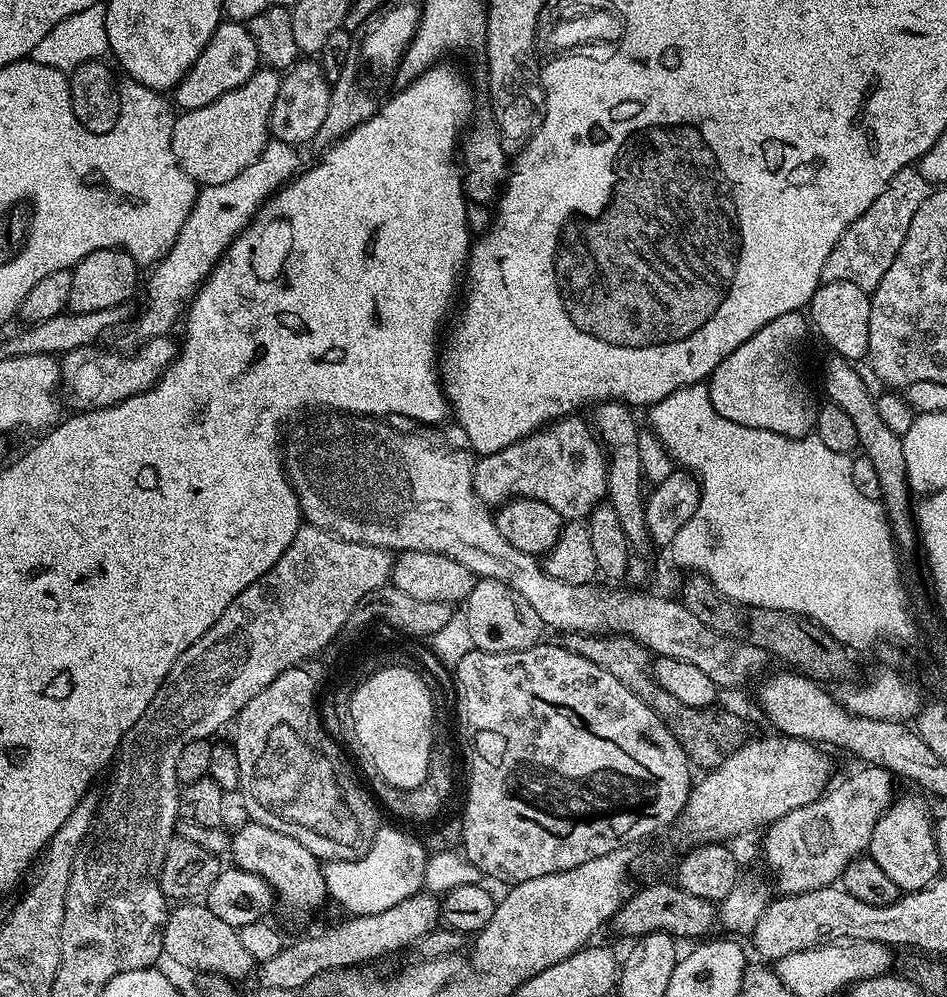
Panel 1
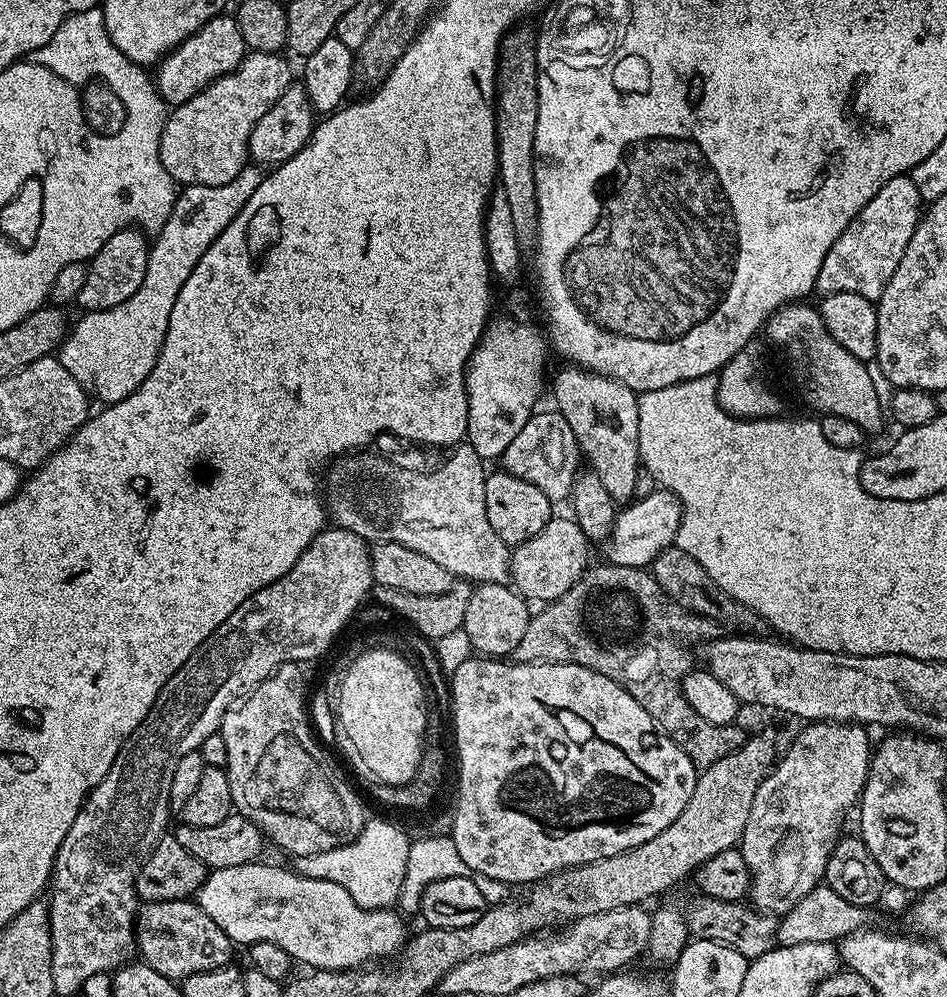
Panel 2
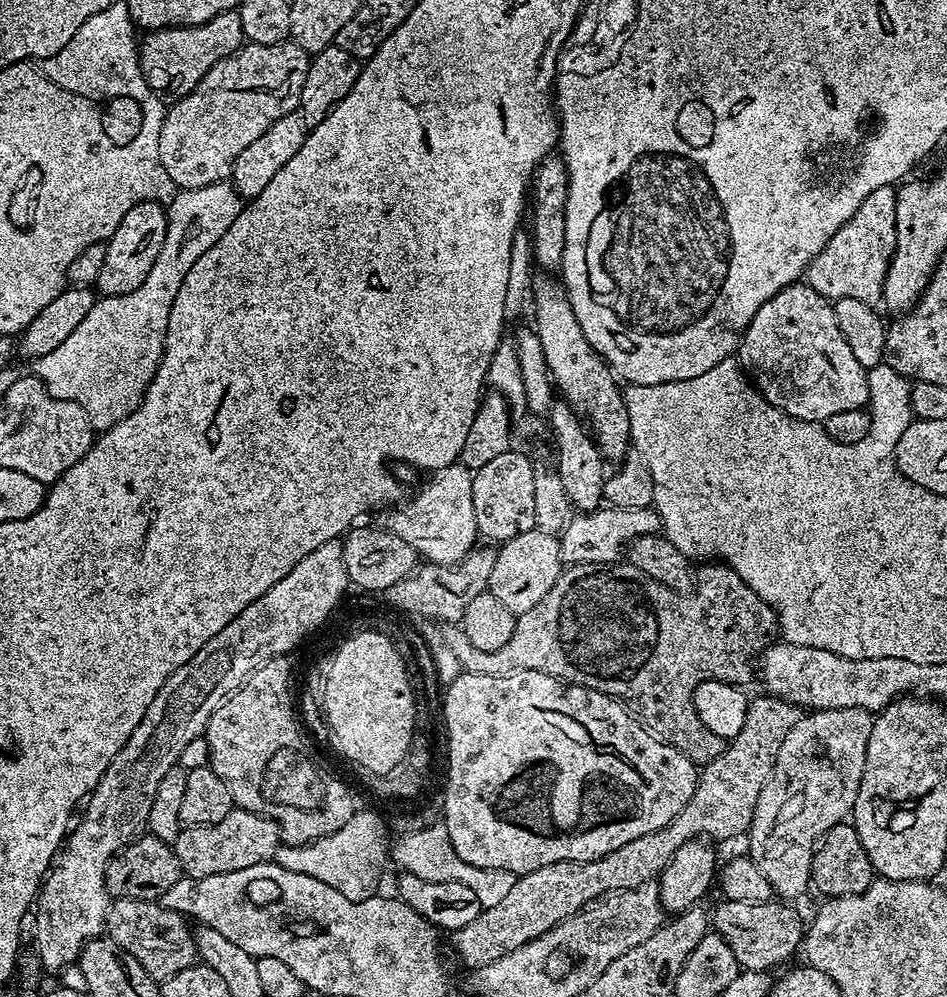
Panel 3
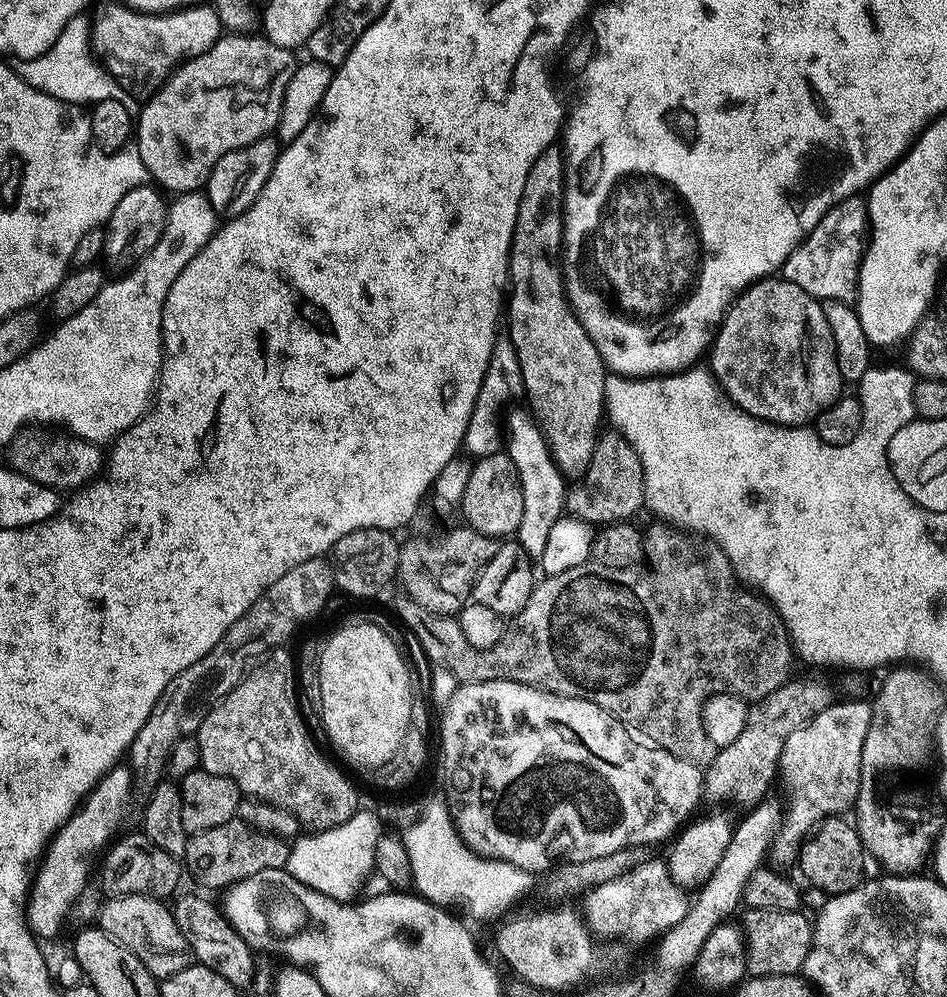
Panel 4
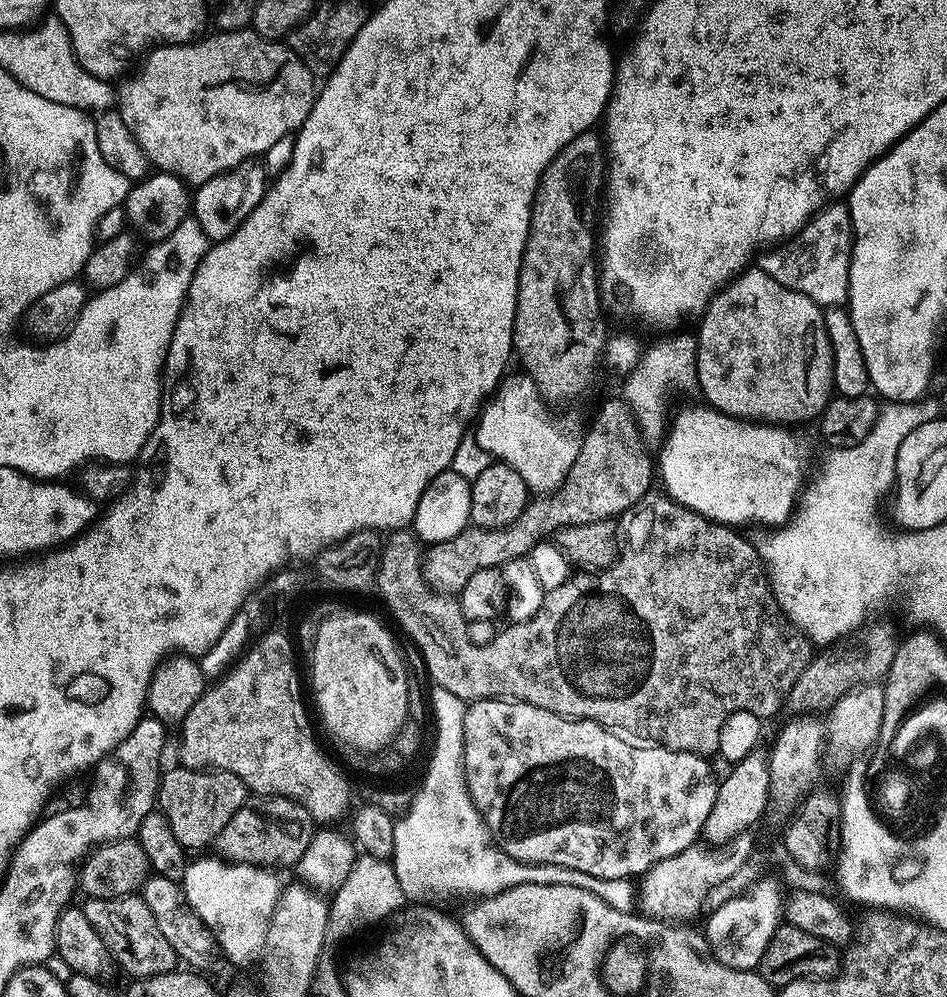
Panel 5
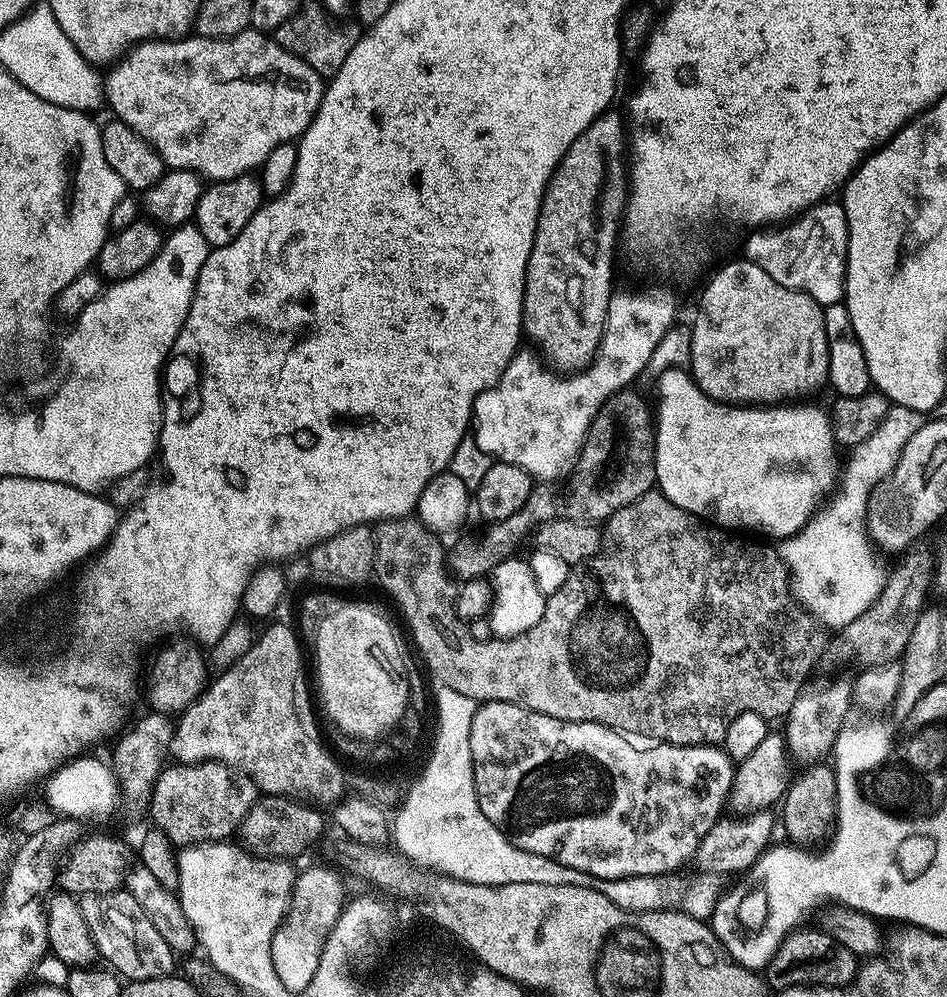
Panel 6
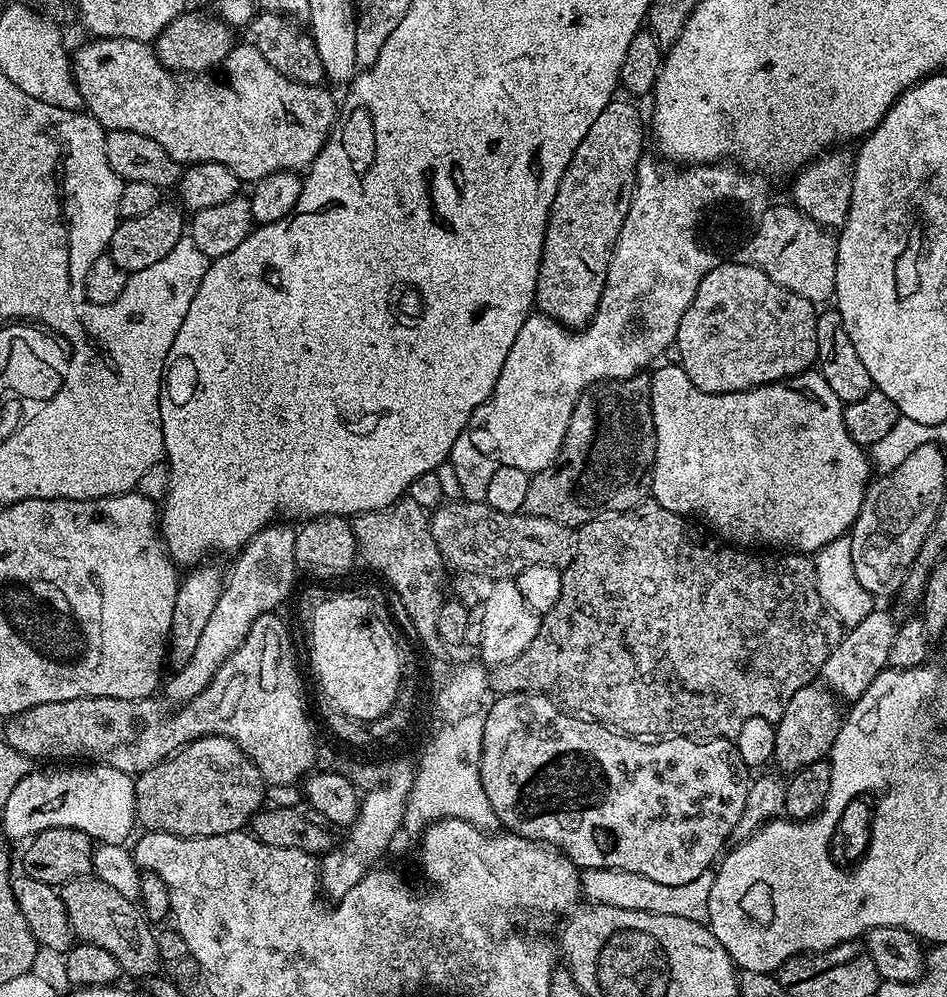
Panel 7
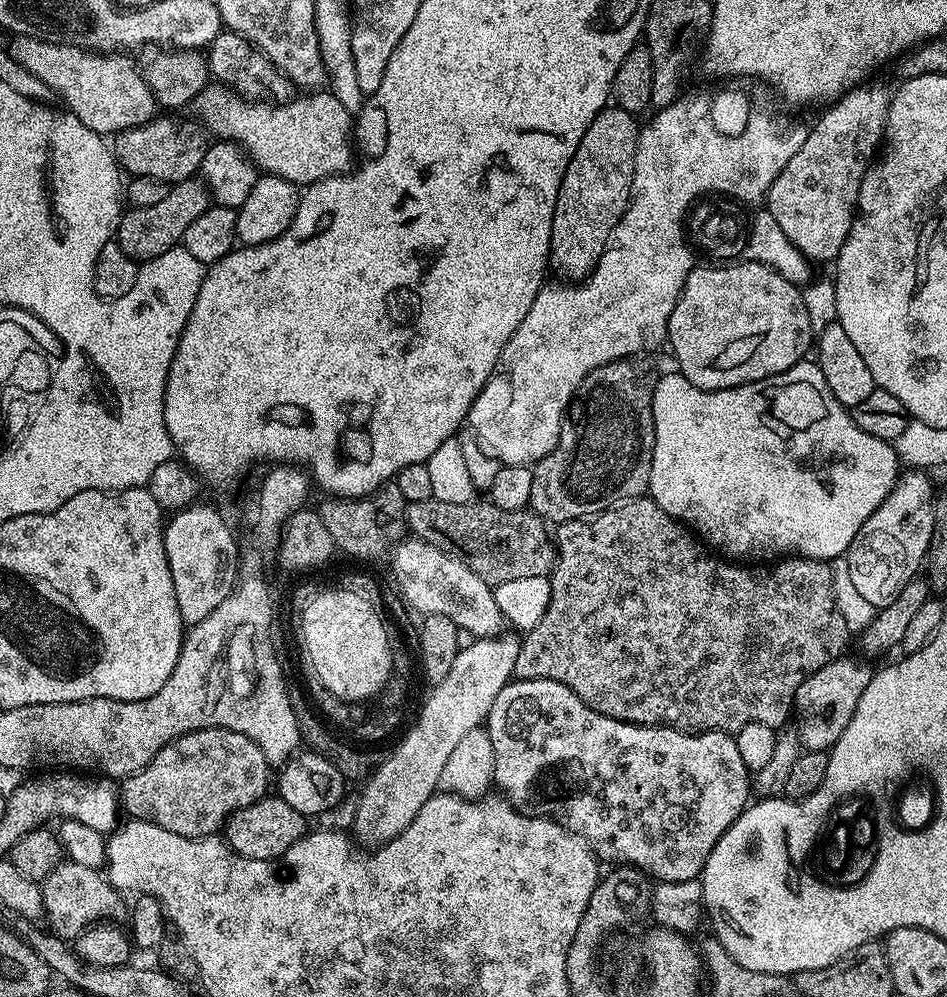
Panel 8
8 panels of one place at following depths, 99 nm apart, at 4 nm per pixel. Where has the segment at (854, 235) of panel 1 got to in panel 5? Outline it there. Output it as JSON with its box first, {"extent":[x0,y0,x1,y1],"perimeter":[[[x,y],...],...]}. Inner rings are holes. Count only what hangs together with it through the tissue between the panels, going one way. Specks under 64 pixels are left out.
{"extent":[758,202,852,306],"perimeter":[[[832,202],[820,209],[811,221],[787,241],[784,256],[768,250],[758,260],[758,267],[774,282],[806,294],[821,306],[844,306],[848,302],[850,286],[850,258],[852,257],[852,219],[847,203]]]}

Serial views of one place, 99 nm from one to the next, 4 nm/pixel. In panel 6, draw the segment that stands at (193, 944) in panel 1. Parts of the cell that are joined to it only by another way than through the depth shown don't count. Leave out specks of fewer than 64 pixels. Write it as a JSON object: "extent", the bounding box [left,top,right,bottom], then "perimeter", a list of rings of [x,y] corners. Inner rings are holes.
{"extent":[80,890,177,981],"perimeter":[[[127,890],[93,892],[85,895],[80,900],[80,909],[86,918],[86,926],[96,943],[97,953],[102,957],[102,960],[104,956],[105,961],[103,960],[103,963],[111,971],[123,977],[125,981],[162,978],[163,976],[173,975],[177,971],[177,953],[173,952],[170,945],[166,942],[166,938],[162,938],[162,934],[158,934],[154,922],[150,922],[150,918],[146,918],[146,910],[142,910],[142,906],[138,906],[138,902],[134,902],[134,898]]]}

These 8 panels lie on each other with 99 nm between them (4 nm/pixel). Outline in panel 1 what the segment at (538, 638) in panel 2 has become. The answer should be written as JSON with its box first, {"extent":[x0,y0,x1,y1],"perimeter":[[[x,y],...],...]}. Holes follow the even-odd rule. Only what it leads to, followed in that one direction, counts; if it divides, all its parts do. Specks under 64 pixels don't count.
{"extent":[571,634,750,769],"perimeter":[[[576,634],[571,640],[572,651],[590,658],[594,666],[602,666],[602,670],[614,674],[614,678],[618,678],[622,686],[638,694],[638,698],[642,698],[642,702],[646,702],[646,706],[650,706],[650,710],[654,710],[654,714],[662,718],[670,734],[674,734],[689,761],[697,769],[717,768],[749,739],[750,733],[742,717],[735,716],[732,712],[716,712],[715,707],[687,708],[682,706],[682,702],[678,702],[678,698],[674,698],[674,694],[664,690],[650,671],[650,653],[640,641],[623,634]]]}

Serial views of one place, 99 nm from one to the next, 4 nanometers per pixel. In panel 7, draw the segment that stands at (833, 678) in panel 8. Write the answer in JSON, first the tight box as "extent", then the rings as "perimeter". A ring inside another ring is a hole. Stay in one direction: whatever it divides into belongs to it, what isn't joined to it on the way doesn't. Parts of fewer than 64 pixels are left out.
{"extent":[774,683,842,774],"perimeter":[[[811,683],[807,684],[802,690],[798,690],[798,694],[794,694],[794,698],[790,698],[790,702],[786,702],[786,710],[776,724],[774,764],[775,767],[780,767],[785,772],[784,774],[791,774],[799,770],[799,768],[805,768],[814,762],[824,760],[831,753],[834,742],[840,733],[842,708],[840,712],[839,706],[841,707],[841,705],[838,703],[837,697],[827,687],[816,687],[817,685],[815,683]]]}

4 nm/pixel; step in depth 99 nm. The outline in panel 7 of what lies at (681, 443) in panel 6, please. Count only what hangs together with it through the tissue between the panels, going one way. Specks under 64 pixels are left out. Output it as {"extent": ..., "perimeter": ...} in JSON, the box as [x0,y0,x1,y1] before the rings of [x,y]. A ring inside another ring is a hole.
{"extent":[650,363,870,554],"perimeter":[[[661,363],[655,369],[657,372],[651,373],[652,413],[656,427],[656,461],[652,467],[650,492],[657,504],[666,506],[666,510],[677,512],[679,516],[701,516],[709,524],[707,527],[713,533],[719,534],[725,541],[736,546],[747,545],[744,544],[747,540],[757,536],[768,544],[788,543],[792,547],[789,549],[800,554],[815,554],[822,546],[841,539],[851,529],[858,518],[864,501],[864,492],[870,483],[870,475],[868,476],[870,456],[861,444],[850,438],[844,425],[844,405],[836,397],[834,390],[826,386],[826,378],[822,378],[819,371],[799,372],[789,380],[777,380],[775,384],[759,384],[748,392],[703,392],[698,390],[698,386],[694,386],[694,382],[690,382],[686,370],[680,367],[679,363],[663,364]]]}

